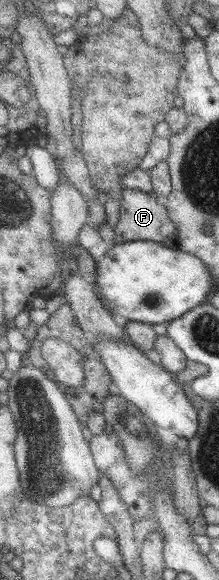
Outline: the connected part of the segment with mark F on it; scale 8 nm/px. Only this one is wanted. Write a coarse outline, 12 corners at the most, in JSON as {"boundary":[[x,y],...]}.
{"boundary":[[124,188],[115,243],[176,246],[178,230],[153,192]]}

